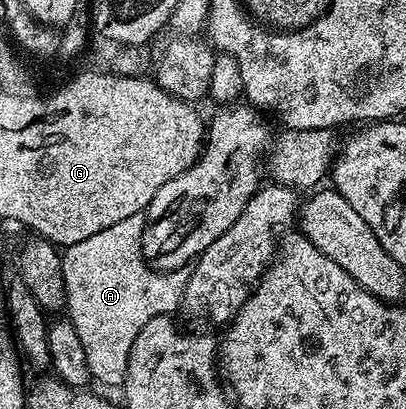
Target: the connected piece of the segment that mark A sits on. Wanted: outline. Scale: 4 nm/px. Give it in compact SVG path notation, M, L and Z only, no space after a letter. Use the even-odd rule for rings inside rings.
M141 213L128 215L128 219L120 219L120 223L112 223L112 227L104 227L104 231L96 231L96 235L88 235L88 239L80 239L80 243L65 246L62 258L62 274L66 288L65 310L68 319L74 324L76 335L80 335L80 343L84 343L84 355L88 355L90 376L102 385L121 386L126 380L128 371L128 355L132 351L132 343L136 343L136 335L148 324L148 319L156 319L163 315L173 314L182 304L182 296L186 293L185 268L163 271L155 269L146 256L142 254L142 236L146 230L146 218Z

